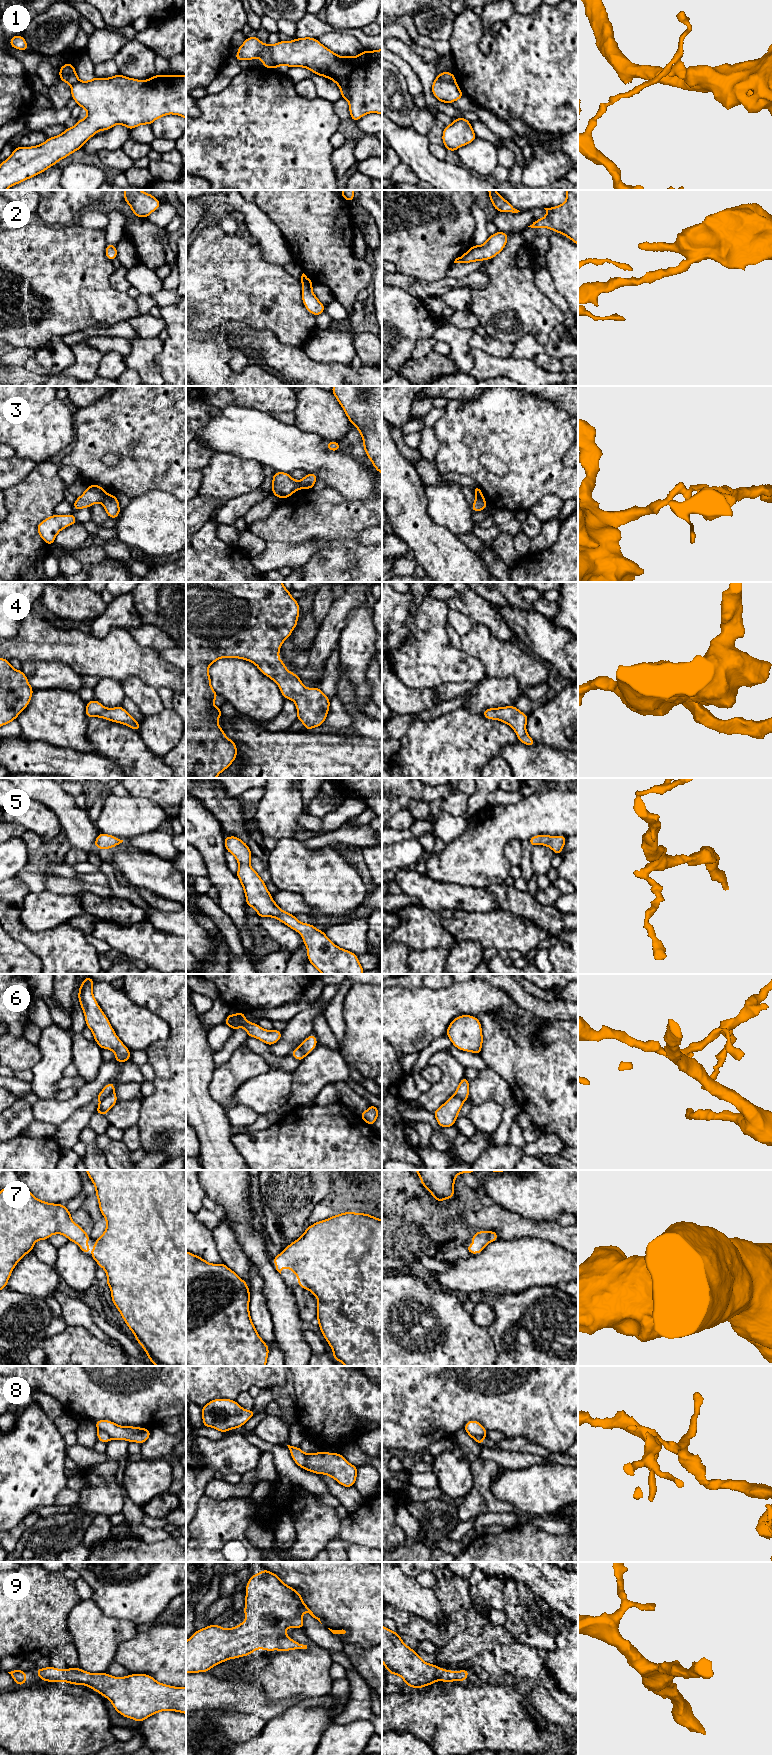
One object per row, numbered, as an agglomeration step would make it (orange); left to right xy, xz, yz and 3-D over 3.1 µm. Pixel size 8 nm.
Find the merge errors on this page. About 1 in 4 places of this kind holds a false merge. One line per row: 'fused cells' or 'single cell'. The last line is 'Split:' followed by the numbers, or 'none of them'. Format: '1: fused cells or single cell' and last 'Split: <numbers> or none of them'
1: fused cells
2: single cell
3: fused cells
4: single cell
5: single cell
6: fused cells
7: single cell
8: fused cells
9: single cell
Split: 1, 3, 6, 8

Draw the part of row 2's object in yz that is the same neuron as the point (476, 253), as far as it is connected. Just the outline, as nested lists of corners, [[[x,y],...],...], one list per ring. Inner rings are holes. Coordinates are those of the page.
[[[498,231],[490,235],[481,246],[473,245],[464,255],[456,258],[454,263],[471,263],[486,259],[491,260],[504,249],[508,238],[506,232]]]

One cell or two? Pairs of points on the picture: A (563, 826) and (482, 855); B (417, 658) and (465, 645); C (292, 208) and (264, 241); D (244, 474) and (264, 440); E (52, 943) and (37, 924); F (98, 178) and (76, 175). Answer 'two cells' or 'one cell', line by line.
A: one cell
B: two cells
C: two cells
D: two cells
E: two cells
F: one cell

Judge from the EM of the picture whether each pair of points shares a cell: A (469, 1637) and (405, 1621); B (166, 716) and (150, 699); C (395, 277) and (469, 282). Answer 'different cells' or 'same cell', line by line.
A: different cells
B: different cells
C: same cell

